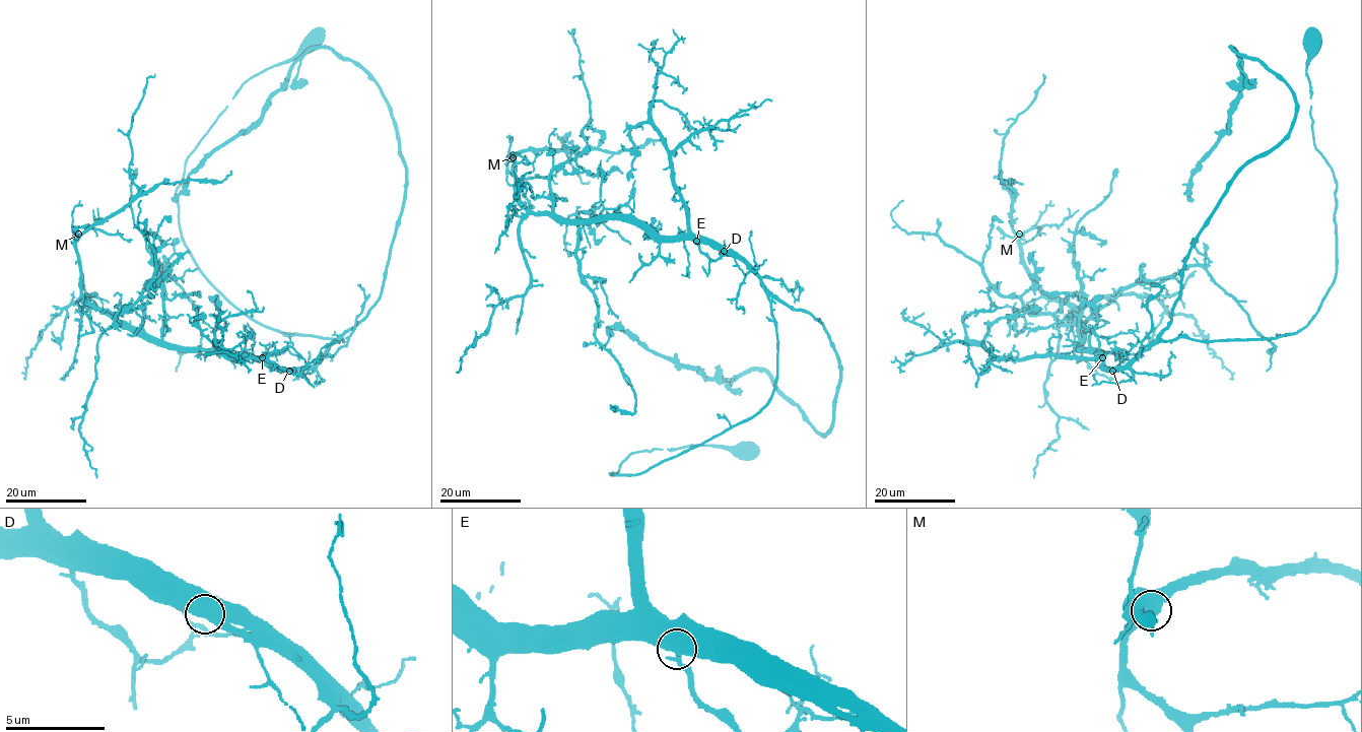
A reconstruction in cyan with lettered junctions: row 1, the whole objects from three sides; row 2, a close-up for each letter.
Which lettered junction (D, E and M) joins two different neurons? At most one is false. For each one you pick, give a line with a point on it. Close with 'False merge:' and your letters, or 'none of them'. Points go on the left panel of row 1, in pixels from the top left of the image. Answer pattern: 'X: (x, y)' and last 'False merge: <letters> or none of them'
False merge: none of them

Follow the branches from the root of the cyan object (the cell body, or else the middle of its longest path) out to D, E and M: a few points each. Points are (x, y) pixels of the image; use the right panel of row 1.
D: (1312, 43), (1312, 140), (1336, 184), (1336, 276), (1318, 309), (1293, 333), (1177, 336), (1112, 370)
E: (1312, 43), (1312, 140), (1336, 184), (1336, 276), (1316, 312), (1280, 336), (1177, 336), (1126, 368), (1102, 357)
M: (1312, 43), (1336, 276), (1303, 328), (1177, 336), (1105, 368), (1030, 274), (1019, 234)

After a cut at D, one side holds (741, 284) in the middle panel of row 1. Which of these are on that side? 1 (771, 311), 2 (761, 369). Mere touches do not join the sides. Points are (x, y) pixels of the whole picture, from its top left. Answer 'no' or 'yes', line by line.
1: yes
2: no

